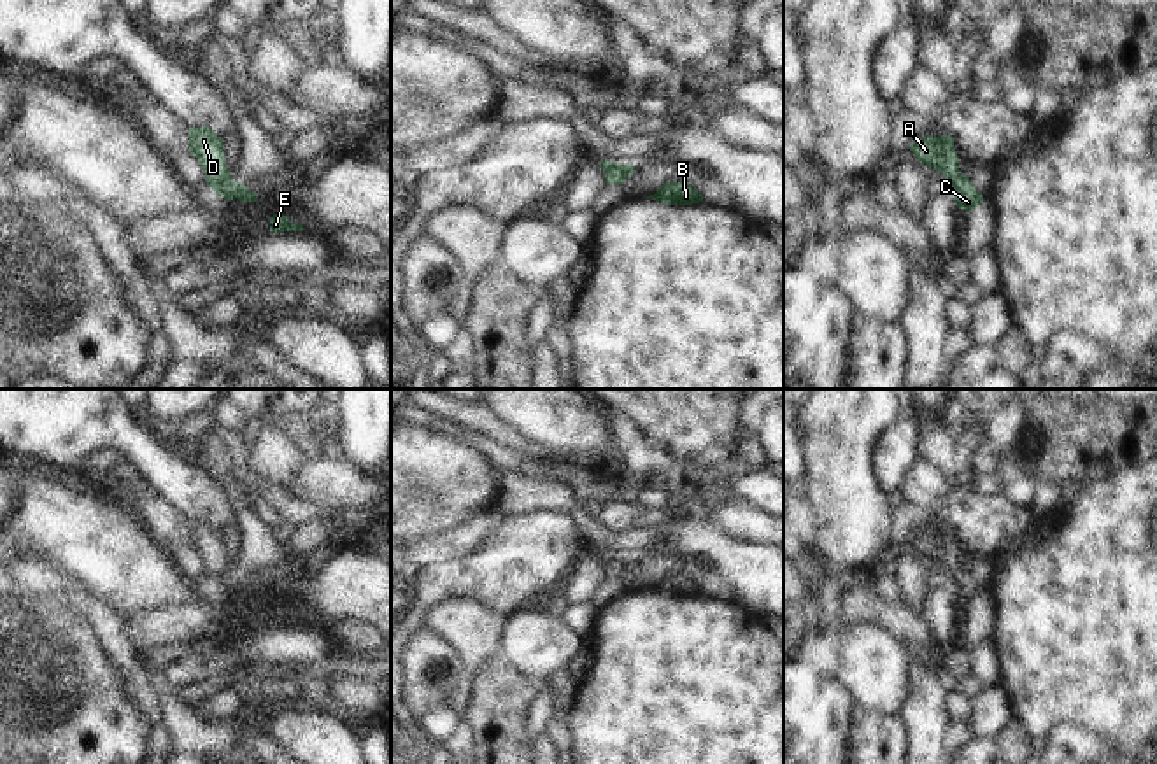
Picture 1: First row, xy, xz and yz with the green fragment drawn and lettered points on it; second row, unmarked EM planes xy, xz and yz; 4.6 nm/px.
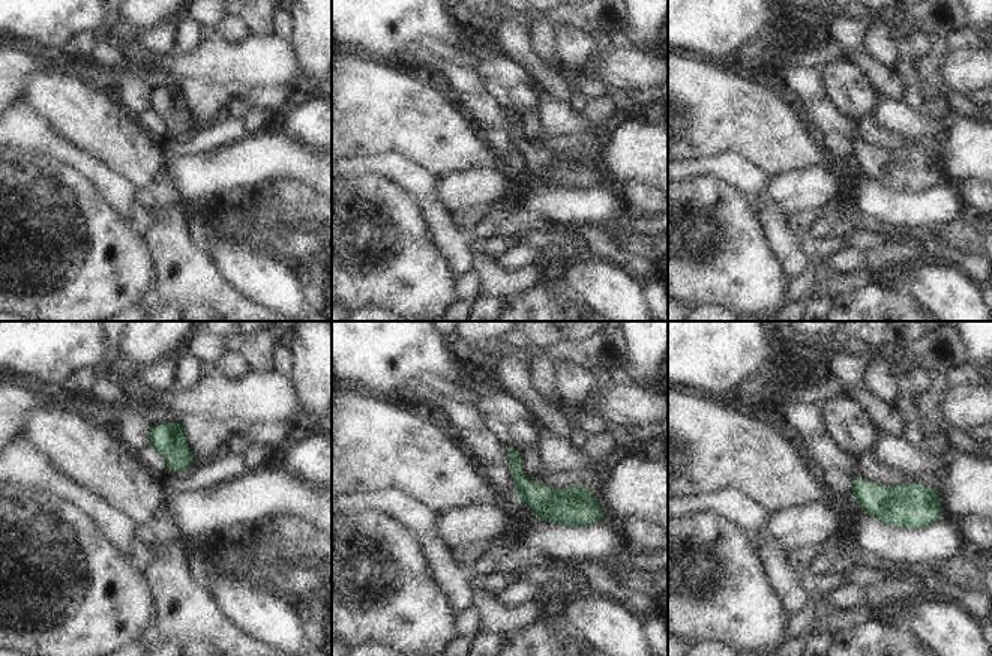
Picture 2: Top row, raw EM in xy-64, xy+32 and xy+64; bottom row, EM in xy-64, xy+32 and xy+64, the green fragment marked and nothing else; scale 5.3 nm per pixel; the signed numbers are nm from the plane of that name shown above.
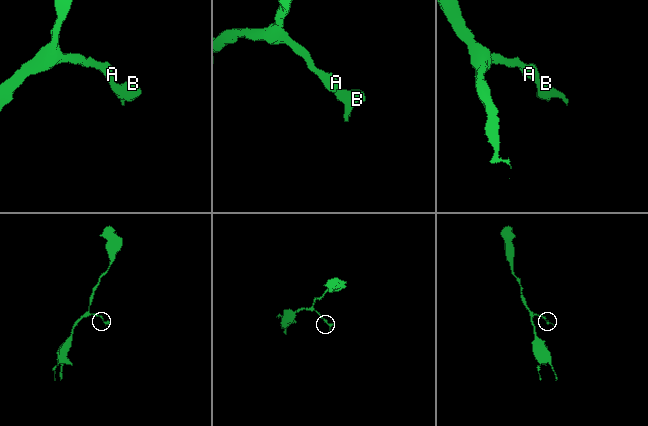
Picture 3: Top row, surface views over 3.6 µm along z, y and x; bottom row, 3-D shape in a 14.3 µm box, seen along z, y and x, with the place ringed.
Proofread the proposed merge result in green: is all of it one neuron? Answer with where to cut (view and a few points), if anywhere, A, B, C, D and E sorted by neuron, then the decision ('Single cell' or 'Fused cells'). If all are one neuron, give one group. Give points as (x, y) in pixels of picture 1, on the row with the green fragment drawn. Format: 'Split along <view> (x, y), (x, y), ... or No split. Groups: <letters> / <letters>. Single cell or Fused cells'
No split. Groups: A B C D E. Single cell

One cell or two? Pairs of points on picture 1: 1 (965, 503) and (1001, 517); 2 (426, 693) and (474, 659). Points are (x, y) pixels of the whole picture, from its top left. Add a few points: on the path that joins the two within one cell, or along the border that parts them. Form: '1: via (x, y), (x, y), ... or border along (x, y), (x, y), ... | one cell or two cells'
1: via (973, 512), (979, 517), (993, 517) | one cell
2: border along (439, 635), (470, 672) | two cells

